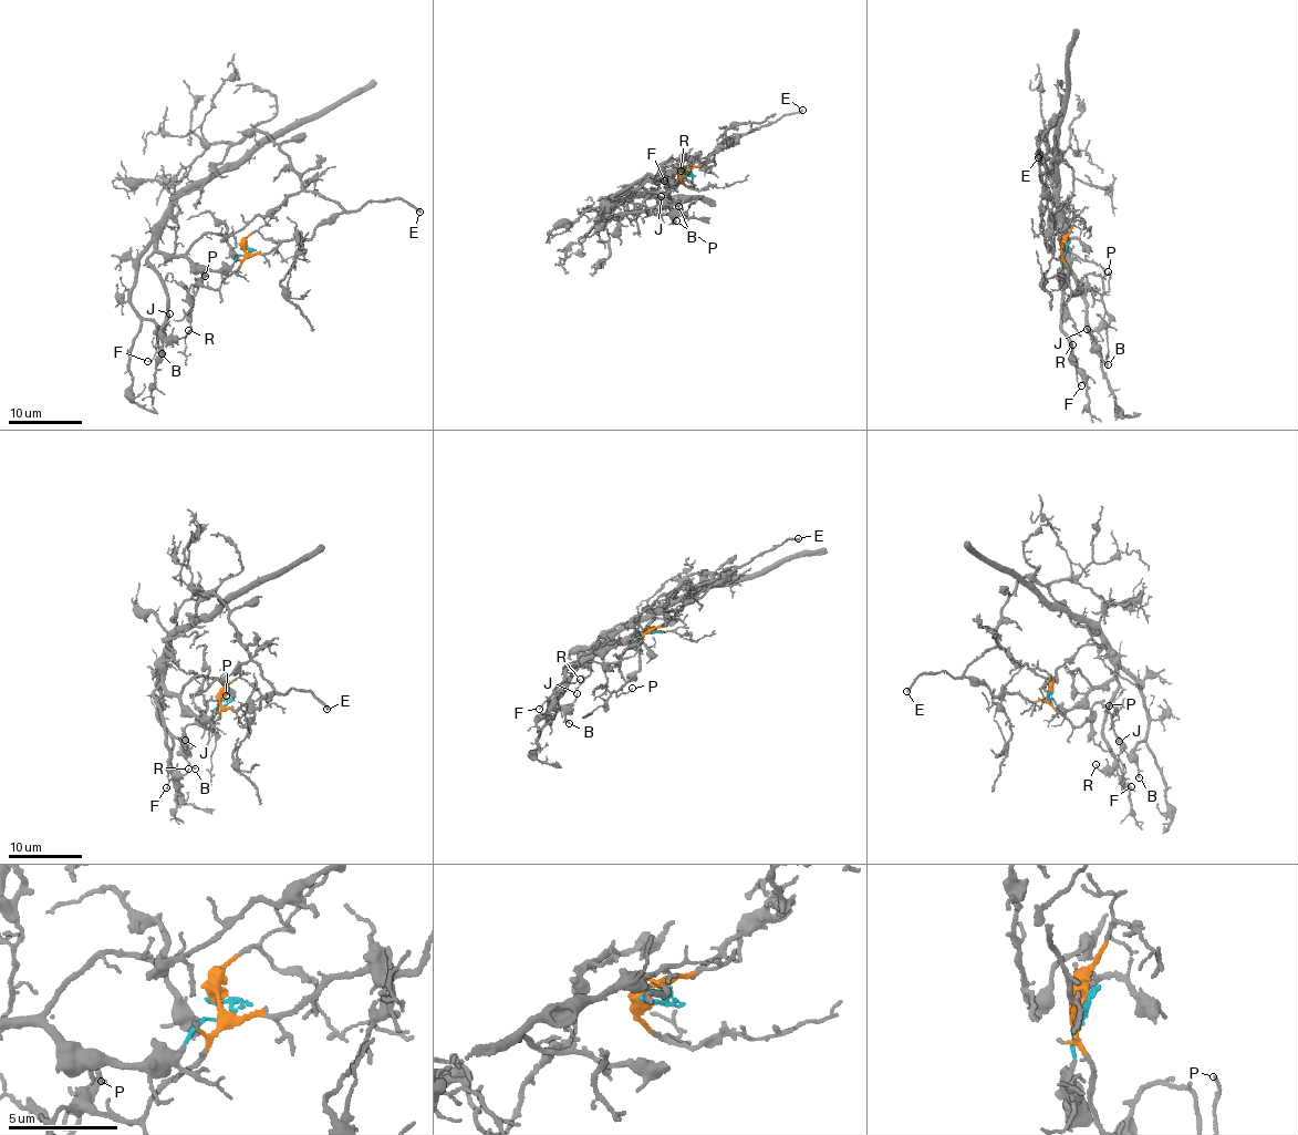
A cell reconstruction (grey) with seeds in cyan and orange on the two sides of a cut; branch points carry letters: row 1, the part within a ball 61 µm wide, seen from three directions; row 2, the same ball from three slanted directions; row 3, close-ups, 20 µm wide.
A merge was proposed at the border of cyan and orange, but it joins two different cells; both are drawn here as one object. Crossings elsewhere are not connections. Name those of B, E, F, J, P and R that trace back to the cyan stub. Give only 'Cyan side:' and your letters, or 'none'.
Cyan side: B, F, J, R

